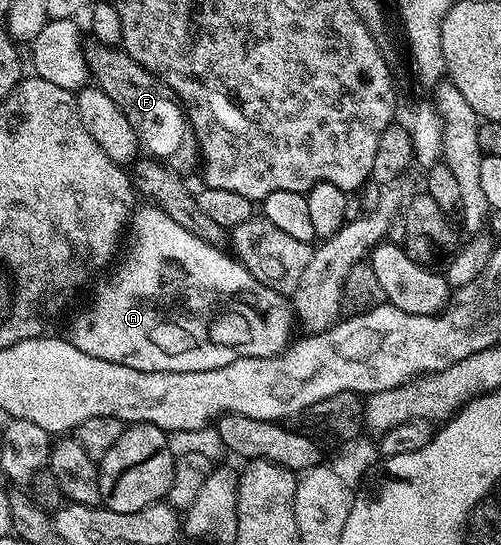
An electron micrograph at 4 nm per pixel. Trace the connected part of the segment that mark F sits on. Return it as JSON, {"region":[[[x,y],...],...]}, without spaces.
{"region":[[[97,44],[91,47],[87,49],[87,65],[93,79],[127,116],[145,155],[165,164],[181,176],[189,176],[197,166],[199,169],[201,150],[198,136],[175,94],[125,51]]]}

